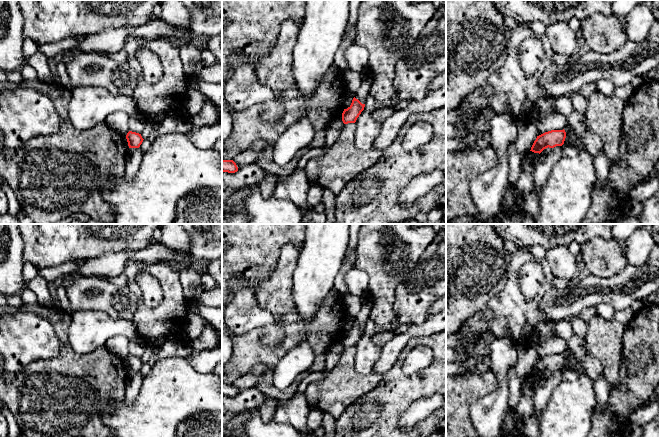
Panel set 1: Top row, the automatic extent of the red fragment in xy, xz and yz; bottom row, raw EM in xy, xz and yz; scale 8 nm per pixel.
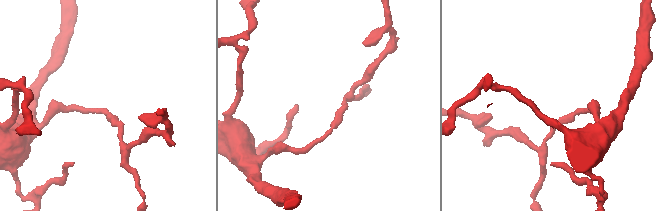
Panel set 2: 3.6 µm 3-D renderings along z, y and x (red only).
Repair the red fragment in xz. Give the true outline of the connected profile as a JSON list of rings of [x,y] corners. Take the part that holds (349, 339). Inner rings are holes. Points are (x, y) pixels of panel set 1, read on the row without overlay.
[[[355,321],[352,324],[351,329],[344,333],[342,337],[342,345],[344,348],[355,347],[361,336],[364,334],[365,328],[362,328]]]

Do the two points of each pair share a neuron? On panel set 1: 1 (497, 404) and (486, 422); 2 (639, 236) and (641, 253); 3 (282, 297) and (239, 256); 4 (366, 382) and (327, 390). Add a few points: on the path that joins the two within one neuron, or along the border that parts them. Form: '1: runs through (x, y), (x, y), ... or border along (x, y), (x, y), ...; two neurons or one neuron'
1: runs through (493, 408), (486, 418); one neuron
2: runs through (640, 240), (640, 249); one neuron
3: border along (278, 260), (271, 274), (255, 287), (257, 301); two neurons
4: runs through (356, 385), (344, 385), (337, 390); one neuron

